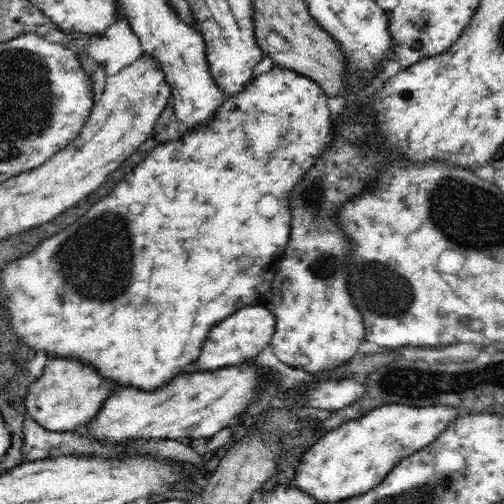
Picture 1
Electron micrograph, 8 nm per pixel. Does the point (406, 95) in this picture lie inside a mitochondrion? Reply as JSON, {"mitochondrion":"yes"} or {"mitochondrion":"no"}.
{"mitochondrion":"no"}

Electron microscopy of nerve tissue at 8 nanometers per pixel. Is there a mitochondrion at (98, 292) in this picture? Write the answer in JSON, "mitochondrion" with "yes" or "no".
{"mitochondrion":"yes"}

